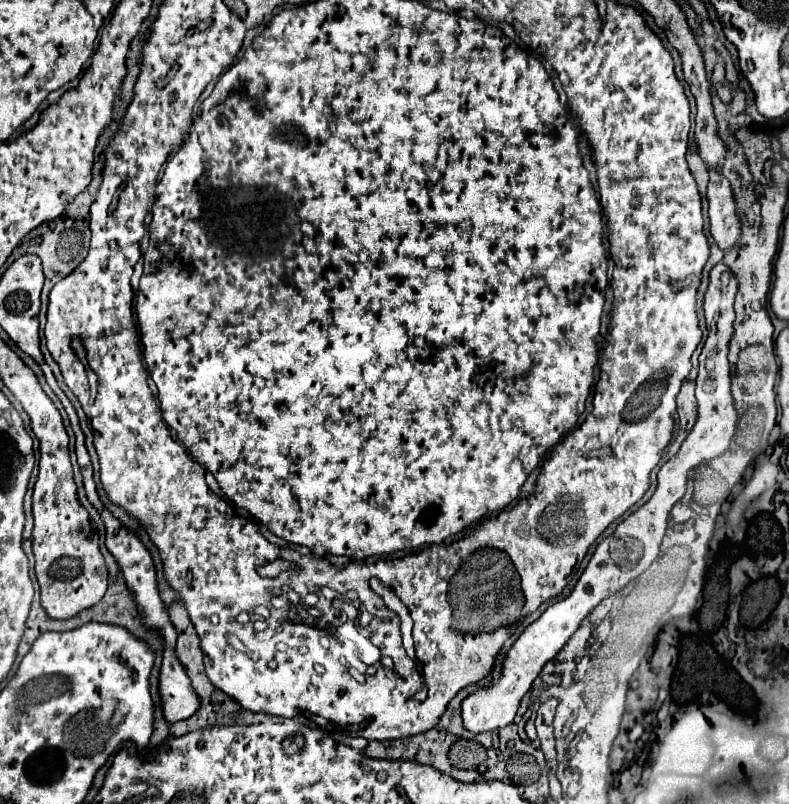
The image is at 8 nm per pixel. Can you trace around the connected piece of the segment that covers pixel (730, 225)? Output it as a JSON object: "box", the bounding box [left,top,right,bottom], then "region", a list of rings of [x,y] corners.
{"box":[708,170,740,250],"region":[[[712,170],[708,184],[708,216],[710,216],[710,234],[722,250],[732,248],[740,240],[740,216],[734,202],[734,192],[730,182]]]}

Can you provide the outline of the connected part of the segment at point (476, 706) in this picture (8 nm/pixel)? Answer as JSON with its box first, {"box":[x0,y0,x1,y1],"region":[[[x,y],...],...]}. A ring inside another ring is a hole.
{"box":[462,264,738,732],"region":[[[716,264],[710,272],[710,286],[704,296],[704,314],[706,314],[706,328],[708,328],[708,340],[704,344],[704,350],[700,354],[700,370],[696,380],[696,398],[698,398],[698,422],[694,424],[692,432],[682,442],[678,454],[668,460],[658,472],[658,488],[654,496],[640,506],[636,512],[632,512],[626,520],[622,520],[616,528],[616,532],[602,540],[588,562],[582,578],[578,580],[572,594],[564,600],[558,600],[546,608],[546,612],[532,622],[520,638],[514,642],[512,650],[508,652],[502,668],[502,676],[496,684],[482,688],[474,694],[470,694],[462,702],[462,720],[464,728],[470,732],[488,732],[508,726],[516,710],[520,706],[522,696],[530,690],[534,678],[540,674],[542,666],[552,660],[564,644],[574,636],[574,632],[580,628],[582,620],[608,596],[620,592],[628,582],[638,578],[656,558],[660,552],[662,538],[666,536],[668,516],[674,504],[686,494],[686,486],[690,480],[690,472],[698,466],[704,466],[712,462],[714,458],[722,456],[732,442],[732,436],[736,432],[738,412],[734,408],[734,398],[730,392],[730,366],[728,366],[728,344],[734,334],[734,298],[738,292],[738,282],[734,282],[734,274],[726,264]],[[624,540],[634,540],[636,544],[622,544]]]}

